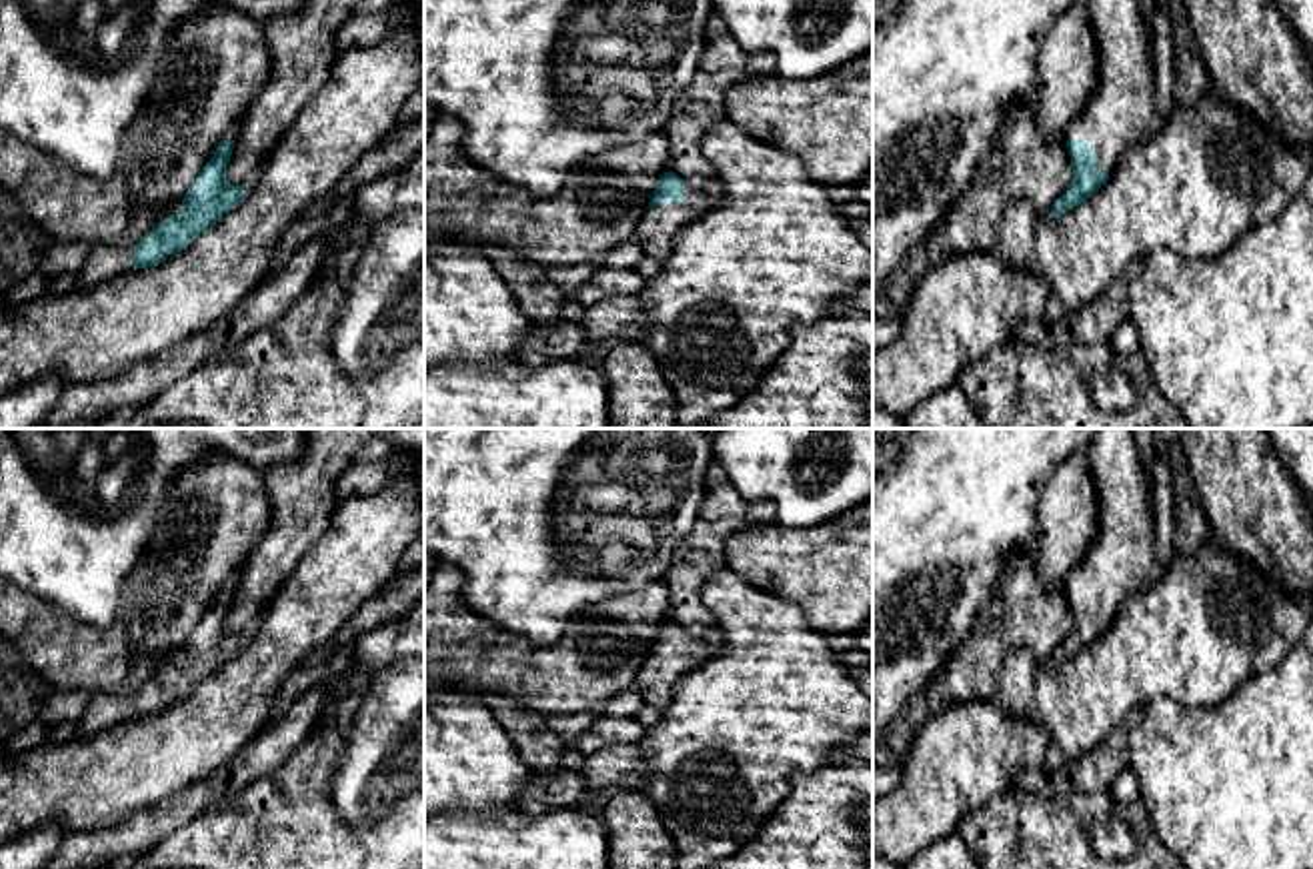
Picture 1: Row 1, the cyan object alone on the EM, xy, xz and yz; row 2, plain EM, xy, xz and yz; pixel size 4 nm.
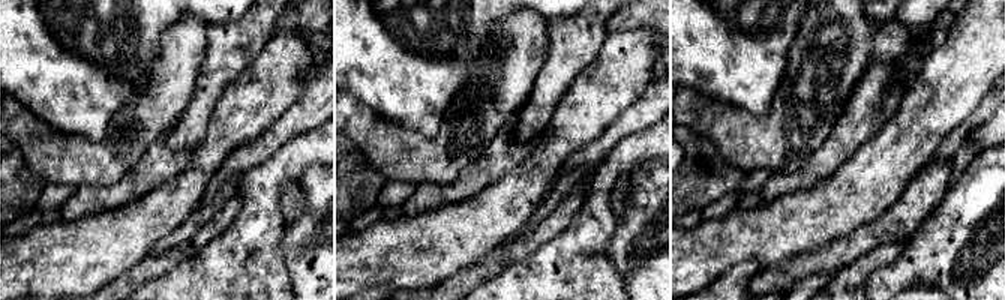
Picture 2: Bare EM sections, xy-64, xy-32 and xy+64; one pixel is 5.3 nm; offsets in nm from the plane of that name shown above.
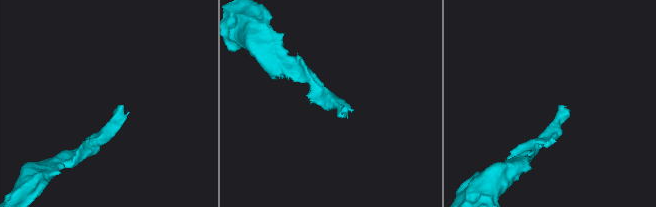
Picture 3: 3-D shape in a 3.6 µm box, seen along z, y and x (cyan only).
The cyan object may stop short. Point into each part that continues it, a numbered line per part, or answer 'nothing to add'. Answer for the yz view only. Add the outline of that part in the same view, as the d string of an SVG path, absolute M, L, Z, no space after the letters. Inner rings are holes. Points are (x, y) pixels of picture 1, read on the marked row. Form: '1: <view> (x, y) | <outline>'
1: yz (1121, 115) | M1087 0L1087 12L1099 44L1099 80L1093 100L1071 124L1067 140L1089 142L1101 172L1111 174L1131 148L1143 144L1163 124L1155 106L1153 36L1139 0Z

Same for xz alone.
1: xz (659, 227) | M685 186L685 202L659 202L654 208L646 210L638 230L636 240L640 242L644 256L665 262L673 252L673 240L677 234L703 218L721 200L721 190L695 190Z

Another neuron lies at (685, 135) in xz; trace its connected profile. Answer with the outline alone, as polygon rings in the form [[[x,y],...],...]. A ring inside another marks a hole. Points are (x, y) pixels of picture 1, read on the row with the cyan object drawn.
[[[731,34],[707,40],[699,68],[663,128],[671,172],[695,190],[717,188],[717,170],[703,154],[707,128],[725,120],[725,96],[733,84],[775,70],[769,52],[747,52]]]

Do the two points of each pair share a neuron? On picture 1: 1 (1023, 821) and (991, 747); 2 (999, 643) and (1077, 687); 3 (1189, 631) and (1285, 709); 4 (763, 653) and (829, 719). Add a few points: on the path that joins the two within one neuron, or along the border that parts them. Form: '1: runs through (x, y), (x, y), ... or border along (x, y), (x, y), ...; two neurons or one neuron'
1: border along (1011, 783), (969, 813); two neurons
2: border along (1049, 659), (1035, 665); two neurons
3: border along (1287, 653), (1209, 705); two neurons
4: runs through (779, 669), (813, 703); one neuron

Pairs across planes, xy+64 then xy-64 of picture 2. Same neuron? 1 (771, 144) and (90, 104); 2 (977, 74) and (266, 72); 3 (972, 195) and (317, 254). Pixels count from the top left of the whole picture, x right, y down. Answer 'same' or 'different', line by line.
1: different
2: same
3: same

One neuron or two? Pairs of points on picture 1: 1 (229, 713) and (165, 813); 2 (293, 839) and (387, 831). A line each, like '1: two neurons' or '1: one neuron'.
1: two neurons
2: two neurons

